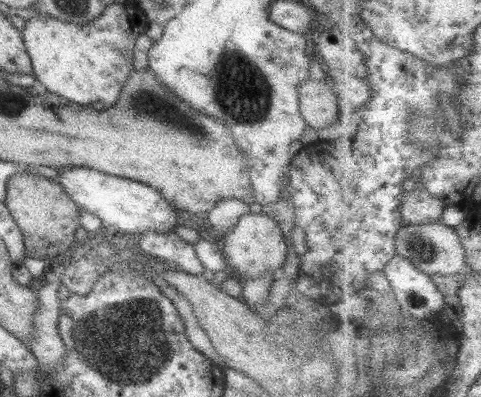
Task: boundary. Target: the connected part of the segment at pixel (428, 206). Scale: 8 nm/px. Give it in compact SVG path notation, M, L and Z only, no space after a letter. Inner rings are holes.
M421 188L403 193L401 212L407 225L435 223L437 218L444 218L447 204Z

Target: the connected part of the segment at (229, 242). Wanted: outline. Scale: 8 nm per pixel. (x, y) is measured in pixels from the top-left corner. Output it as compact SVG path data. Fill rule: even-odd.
M245 213L237 219L237 224L226 235L222 235L221 254L226 265L235 271L240 282L261 276L276 277L278 269L286 260L286 242L279 225L270 216L263 213Z

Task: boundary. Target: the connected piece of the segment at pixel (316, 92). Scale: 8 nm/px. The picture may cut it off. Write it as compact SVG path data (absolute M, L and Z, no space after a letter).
M309 78L298 85L299 112L307 126L316 130L335 122L337 105L335 93L327 80L316 81Z

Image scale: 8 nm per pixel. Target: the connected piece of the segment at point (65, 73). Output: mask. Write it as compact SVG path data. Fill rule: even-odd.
M115 2L107 5L105 11L83 25L59 20L45 13L35 13L25 21L21 32L25 50L30 56L32 74L45 87L46 92L61 96L75 104L101 102L105 109L115 104L125 79L132 71L132 52L137 39L123 4Z

